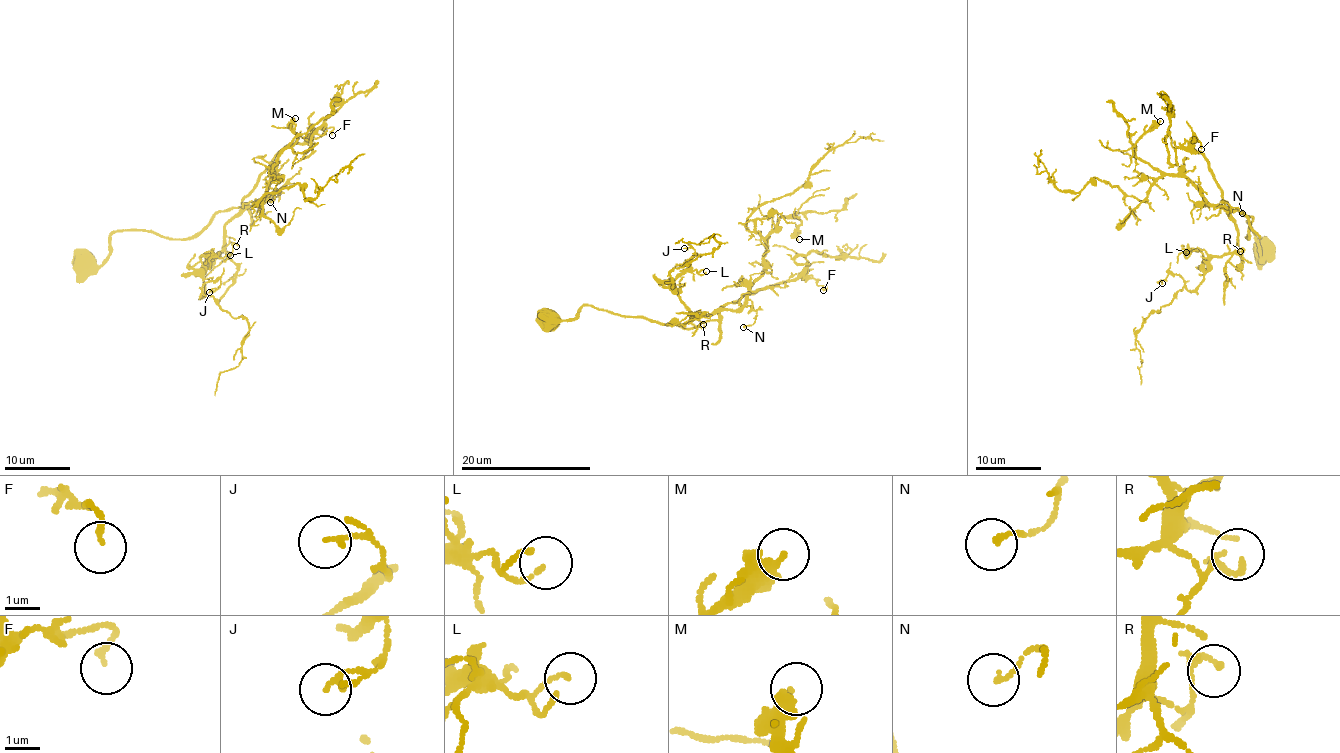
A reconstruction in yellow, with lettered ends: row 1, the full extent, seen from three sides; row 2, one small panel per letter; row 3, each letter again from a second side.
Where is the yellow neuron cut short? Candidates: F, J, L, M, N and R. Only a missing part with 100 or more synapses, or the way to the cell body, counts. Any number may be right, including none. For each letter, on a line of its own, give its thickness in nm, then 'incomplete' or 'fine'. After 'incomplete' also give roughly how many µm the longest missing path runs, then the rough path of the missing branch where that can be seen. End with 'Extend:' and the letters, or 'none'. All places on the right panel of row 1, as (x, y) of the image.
F: calibre 130 nm; fine
J: calibre 150 nm; fine
L: calibre 110 nm; fine
M: calibre 220 nm; fine
N: calibre 130 nm; fine
R: calibre 130 nm; fine
Extend: none

